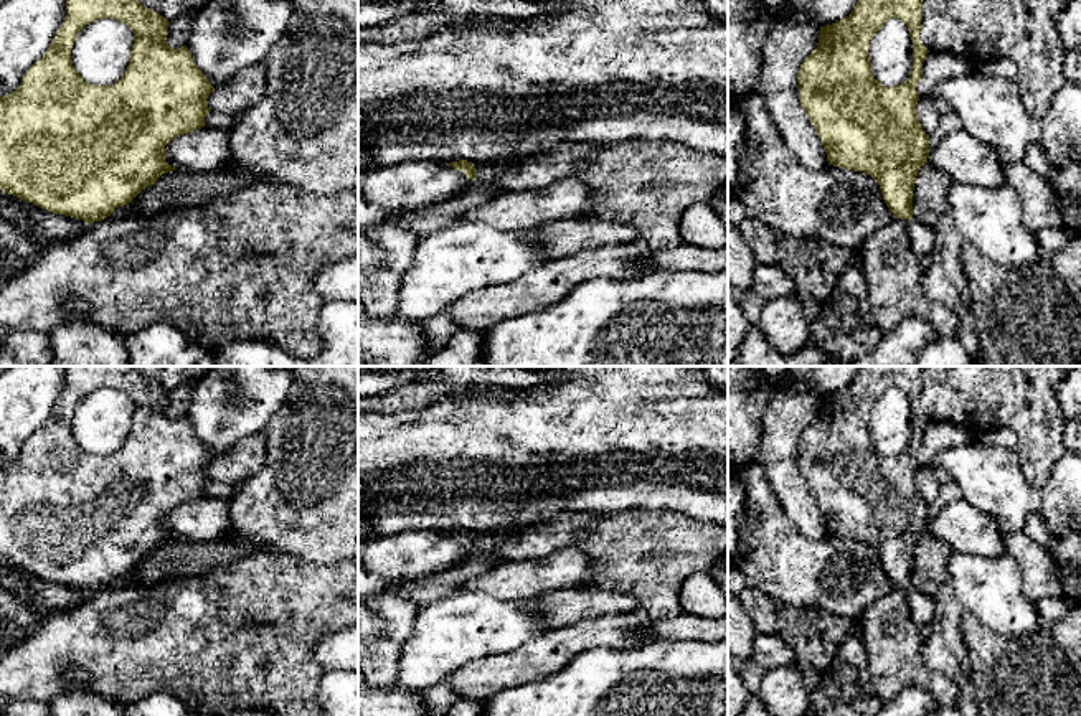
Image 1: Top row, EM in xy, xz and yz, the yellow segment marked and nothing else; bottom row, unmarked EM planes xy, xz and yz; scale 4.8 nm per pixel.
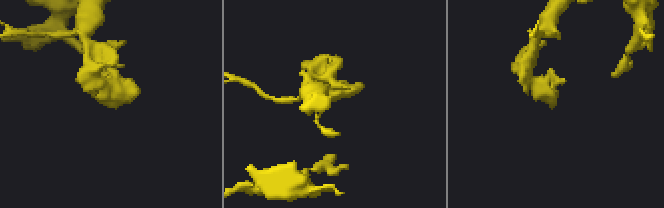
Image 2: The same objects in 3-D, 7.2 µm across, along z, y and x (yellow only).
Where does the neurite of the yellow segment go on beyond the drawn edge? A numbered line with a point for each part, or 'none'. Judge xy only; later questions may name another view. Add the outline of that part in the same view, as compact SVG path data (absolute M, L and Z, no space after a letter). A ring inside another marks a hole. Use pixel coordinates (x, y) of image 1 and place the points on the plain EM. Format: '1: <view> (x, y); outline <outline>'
none

